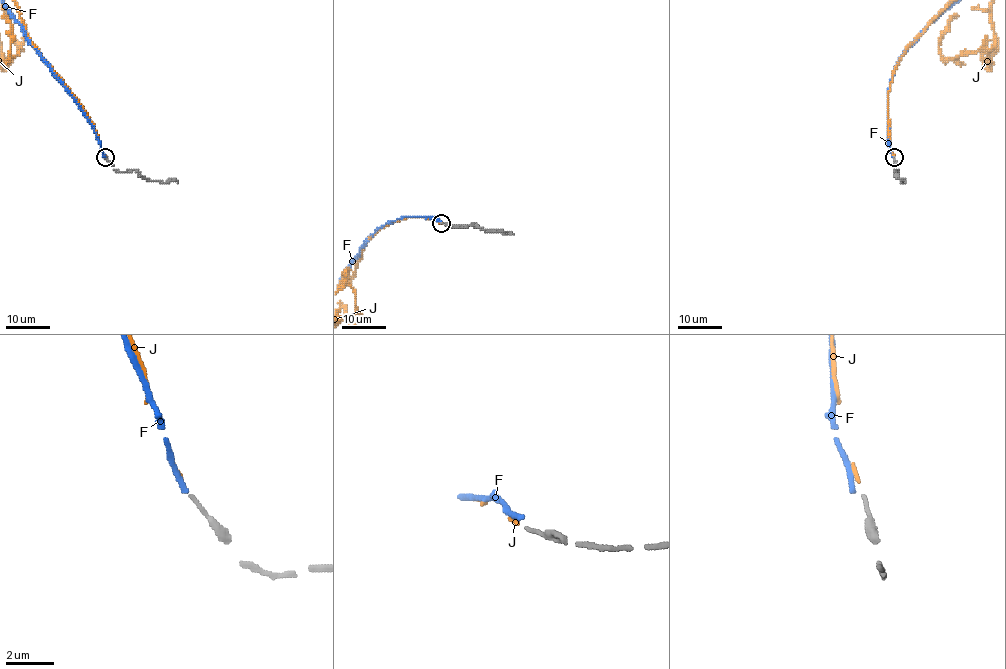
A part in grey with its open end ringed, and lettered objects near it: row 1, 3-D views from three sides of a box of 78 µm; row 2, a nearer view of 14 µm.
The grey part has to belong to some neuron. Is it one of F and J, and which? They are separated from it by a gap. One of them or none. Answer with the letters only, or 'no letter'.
J

